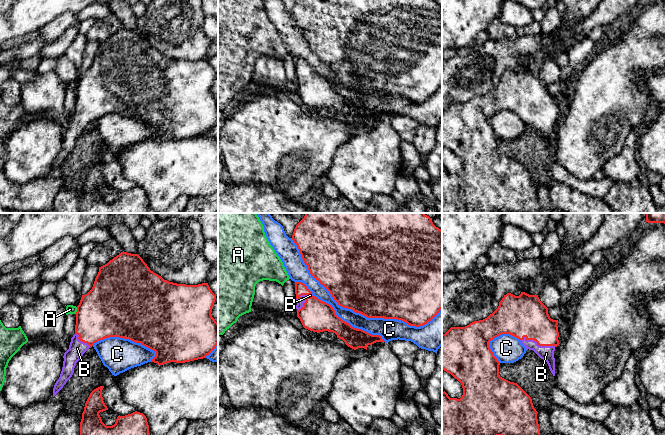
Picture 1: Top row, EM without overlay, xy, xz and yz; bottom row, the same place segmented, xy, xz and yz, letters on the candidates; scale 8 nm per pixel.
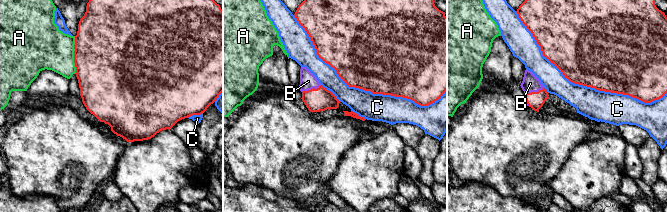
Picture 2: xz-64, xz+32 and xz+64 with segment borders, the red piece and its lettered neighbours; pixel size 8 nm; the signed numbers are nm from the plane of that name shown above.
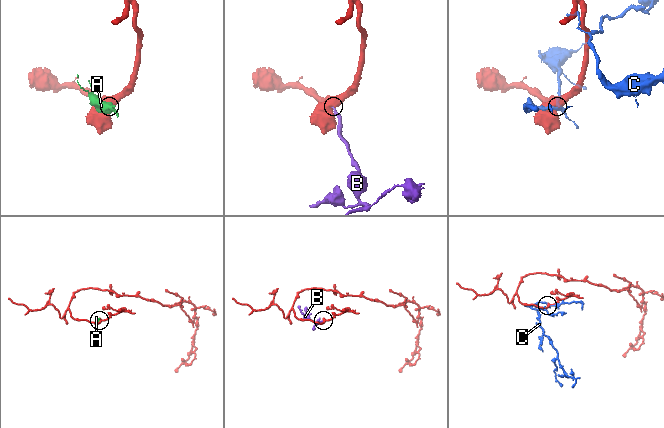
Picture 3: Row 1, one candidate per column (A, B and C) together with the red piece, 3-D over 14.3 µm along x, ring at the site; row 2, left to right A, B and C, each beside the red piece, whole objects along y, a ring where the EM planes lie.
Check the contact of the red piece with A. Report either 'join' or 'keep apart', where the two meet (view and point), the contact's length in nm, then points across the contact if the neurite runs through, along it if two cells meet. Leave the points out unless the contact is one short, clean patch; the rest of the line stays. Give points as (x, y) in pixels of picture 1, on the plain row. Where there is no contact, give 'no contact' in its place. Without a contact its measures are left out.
keep apart; meets red in xy at (77, 86); contact 60 nm long; border along xy (77, 83), (75, 89)

